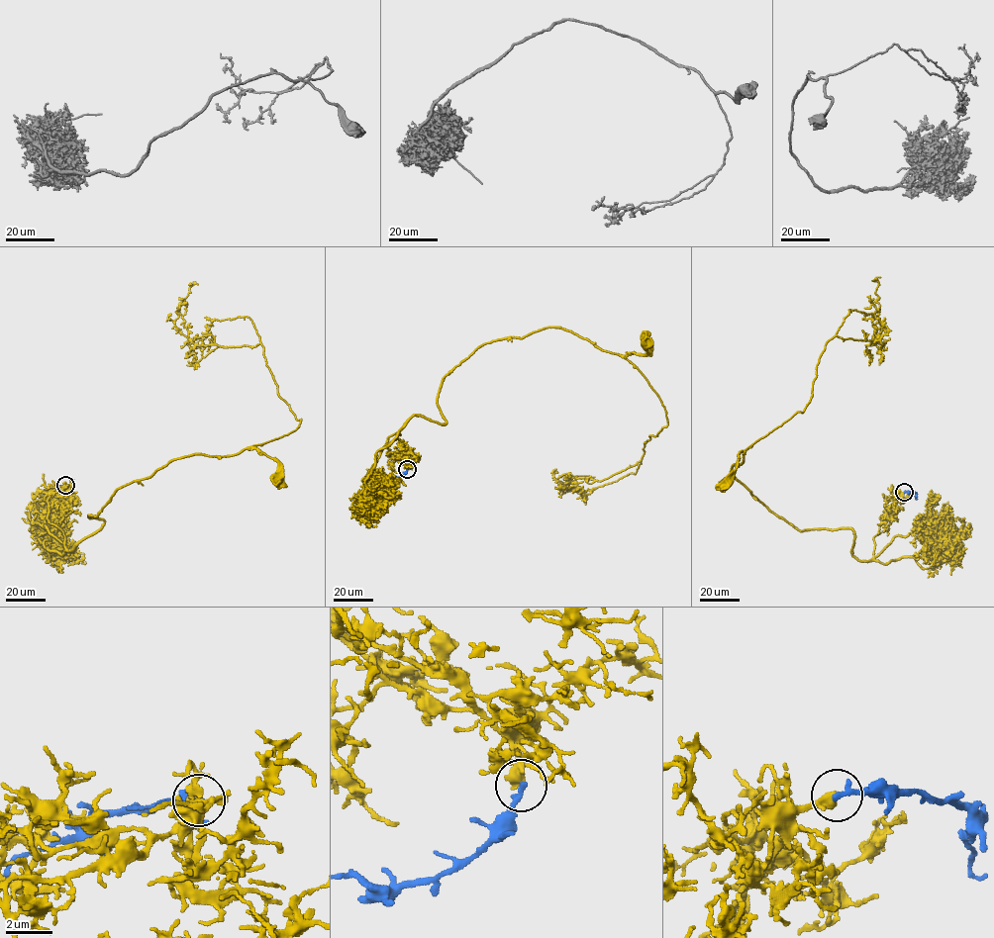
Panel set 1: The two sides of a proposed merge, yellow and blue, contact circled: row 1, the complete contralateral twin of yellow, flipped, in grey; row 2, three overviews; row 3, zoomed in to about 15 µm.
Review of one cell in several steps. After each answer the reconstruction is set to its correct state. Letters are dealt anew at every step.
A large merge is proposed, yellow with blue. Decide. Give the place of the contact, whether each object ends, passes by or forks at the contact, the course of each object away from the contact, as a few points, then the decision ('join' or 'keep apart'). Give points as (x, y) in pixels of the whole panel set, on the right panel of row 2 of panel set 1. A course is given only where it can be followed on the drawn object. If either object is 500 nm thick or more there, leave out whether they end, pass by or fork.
at (904, 492); yellow ends there; blue ends there; yellow runs (904, 492), (873, 558), (858, 560), (850, 528), (797, 529), (752, 496), (730, 471), (743, 451), (727, 480); blue runs (904, 492), (913, 492), (917, 499); keep apart

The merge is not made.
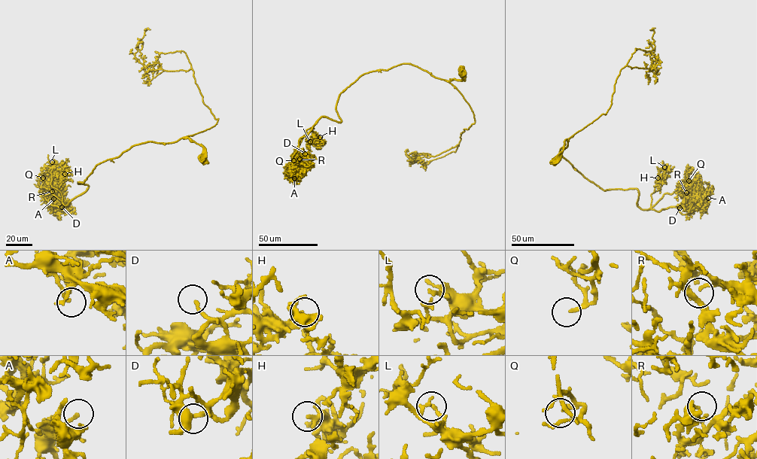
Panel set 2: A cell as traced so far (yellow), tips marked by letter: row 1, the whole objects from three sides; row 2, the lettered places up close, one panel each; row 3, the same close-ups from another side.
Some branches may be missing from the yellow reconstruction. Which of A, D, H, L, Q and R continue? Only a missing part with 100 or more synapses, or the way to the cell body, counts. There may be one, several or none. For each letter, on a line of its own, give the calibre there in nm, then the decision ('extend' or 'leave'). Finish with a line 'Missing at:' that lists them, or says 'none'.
A: calibre 140 nm; leave
D: calibre 170 nm; leave
H: calibre 280 nm; leave
L: calibre 180 nm; leave
Q: calibre 130 nm; extend
R: calibre 150 nm; leave
Missing at: Q

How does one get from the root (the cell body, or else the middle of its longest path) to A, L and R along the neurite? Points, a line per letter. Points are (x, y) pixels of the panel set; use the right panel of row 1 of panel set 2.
A: (557, 158), (567, 139), (560, 152), (573, 167), (603, 189), (636, 188), (641, 209), (659, 211), (708, 198)
L: (557, 158), (567, 139), (560, 152), (573, 167), (603, 189), (636, 188), (642, 209), (650, 207), (664, 167)
R: (557, 158), (567, 139), (560, 152), (573, 167), (603, 189), (636, 188), (641, 209), (677, 206), (686, 193)

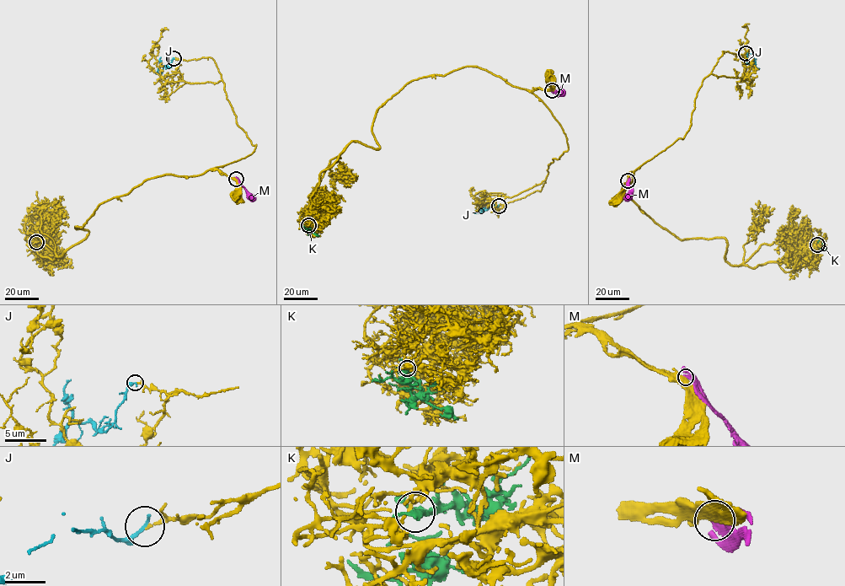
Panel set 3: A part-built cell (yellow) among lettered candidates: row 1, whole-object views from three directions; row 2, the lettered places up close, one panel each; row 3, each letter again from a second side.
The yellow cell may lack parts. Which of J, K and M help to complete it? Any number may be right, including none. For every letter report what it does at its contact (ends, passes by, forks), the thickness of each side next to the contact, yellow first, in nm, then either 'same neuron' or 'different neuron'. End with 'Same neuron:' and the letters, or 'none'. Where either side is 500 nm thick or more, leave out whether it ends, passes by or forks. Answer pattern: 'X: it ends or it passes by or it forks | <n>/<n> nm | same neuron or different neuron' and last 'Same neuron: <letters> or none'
J: it ends | 120/200 nm | same neuron
K: it passes by | 140/260 nm | different neuron
M: it ends | 400/320 nm | different neuron
Same neuron: J

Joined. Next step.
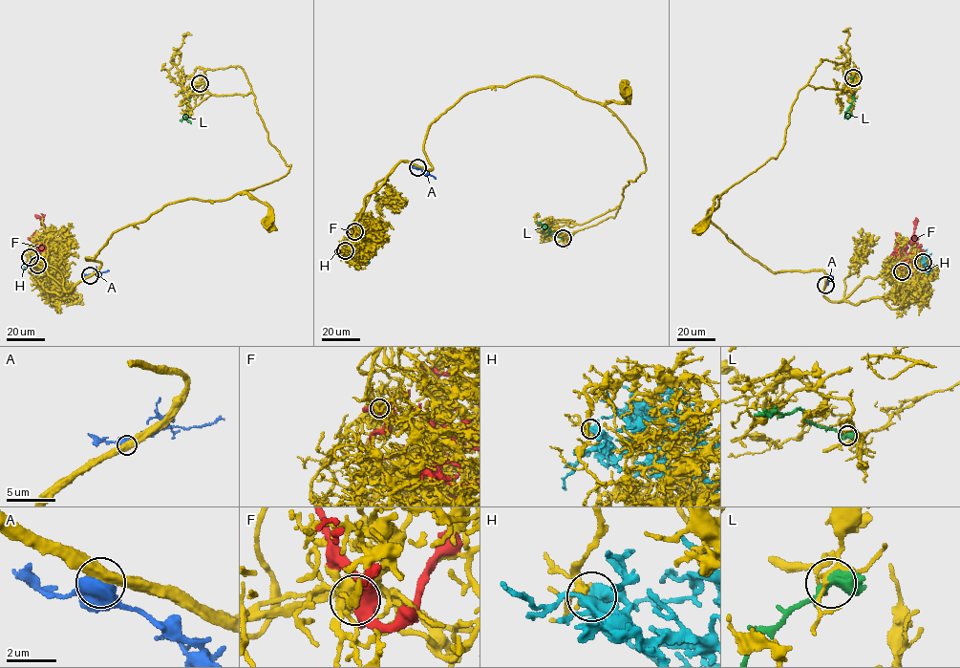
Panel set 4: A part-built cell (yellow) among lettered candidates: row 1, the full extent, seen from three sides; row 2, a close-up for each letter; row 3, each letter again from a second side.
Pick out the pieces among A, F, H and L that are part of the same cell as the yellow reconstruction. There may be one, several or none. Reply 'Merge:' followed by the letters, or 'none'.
Merge: H

